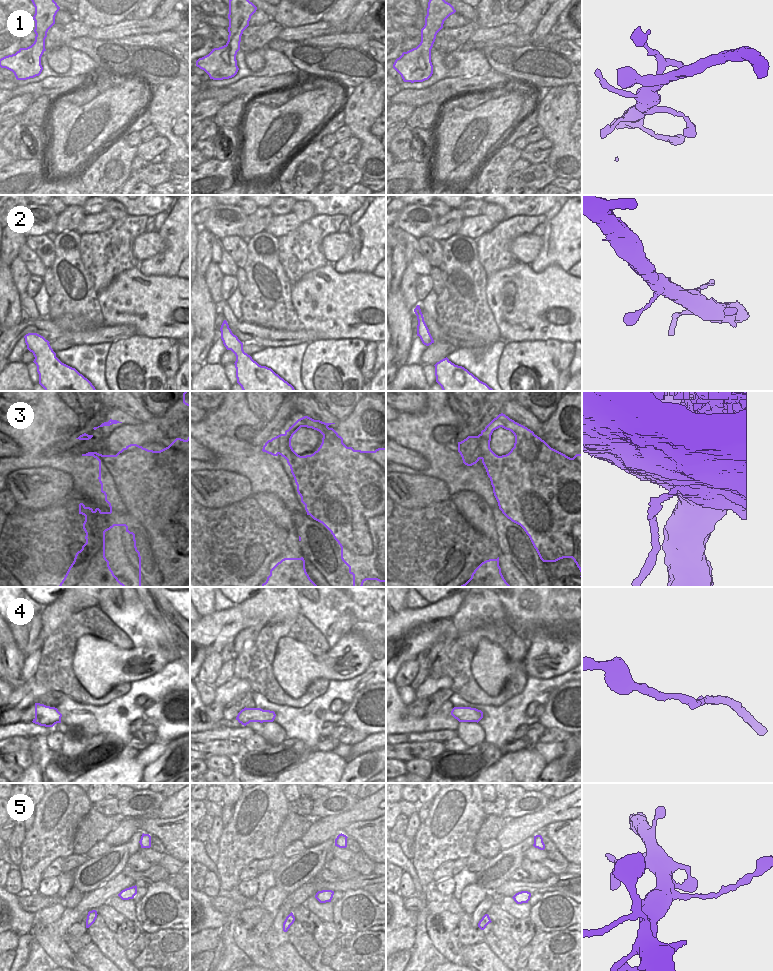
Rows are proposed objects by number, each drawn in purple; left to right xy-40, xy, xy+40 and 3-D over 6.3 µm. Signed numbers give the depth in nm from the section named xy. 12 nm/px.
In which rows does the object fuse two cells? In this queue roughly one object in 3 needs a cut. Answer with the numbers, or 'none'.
3

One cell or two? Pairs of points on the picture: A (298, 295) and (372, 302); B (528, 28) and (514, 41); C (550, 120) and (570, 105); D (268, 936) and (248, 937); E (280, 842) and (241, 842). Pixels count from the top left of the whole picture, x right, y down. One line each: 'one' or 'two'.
A: one
B: two
C: one
D: two
E: two

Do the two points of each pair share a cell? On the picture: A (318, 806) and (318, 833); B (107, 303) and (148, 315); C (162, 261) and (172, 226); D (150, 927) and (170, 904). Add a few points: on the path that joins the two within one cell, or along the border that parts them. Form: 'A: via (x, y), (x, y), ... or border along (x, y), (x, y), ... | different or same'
A: border along (341, 813), (314, 819) | different
B: via (117, 303), (139, 305) | same
C: via (171, 252), (172, 235) | same
D: via (158, 926), (162, 925), (162, 912) | same

